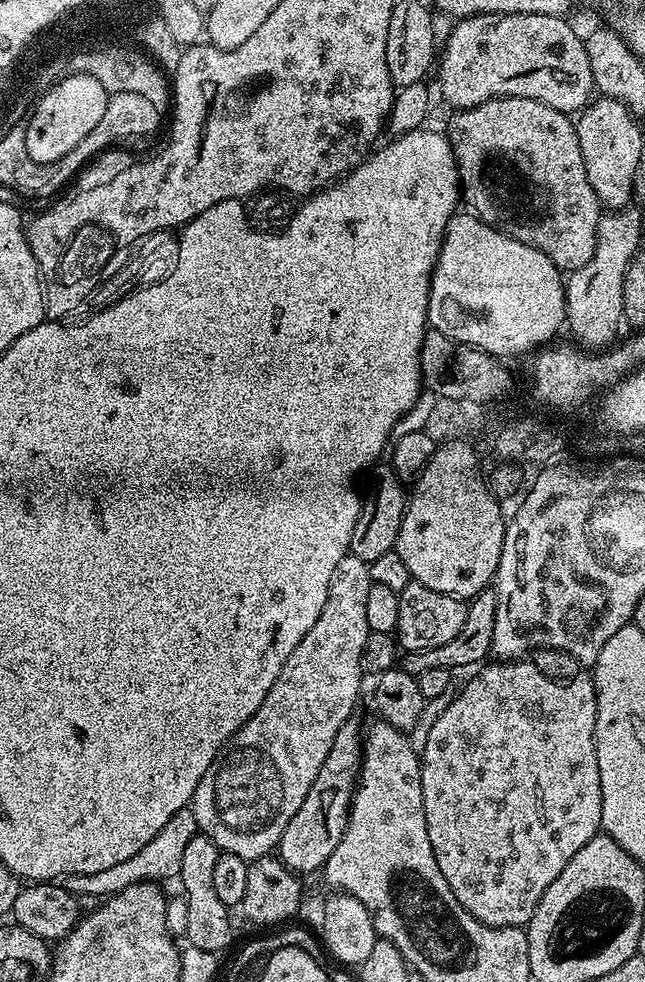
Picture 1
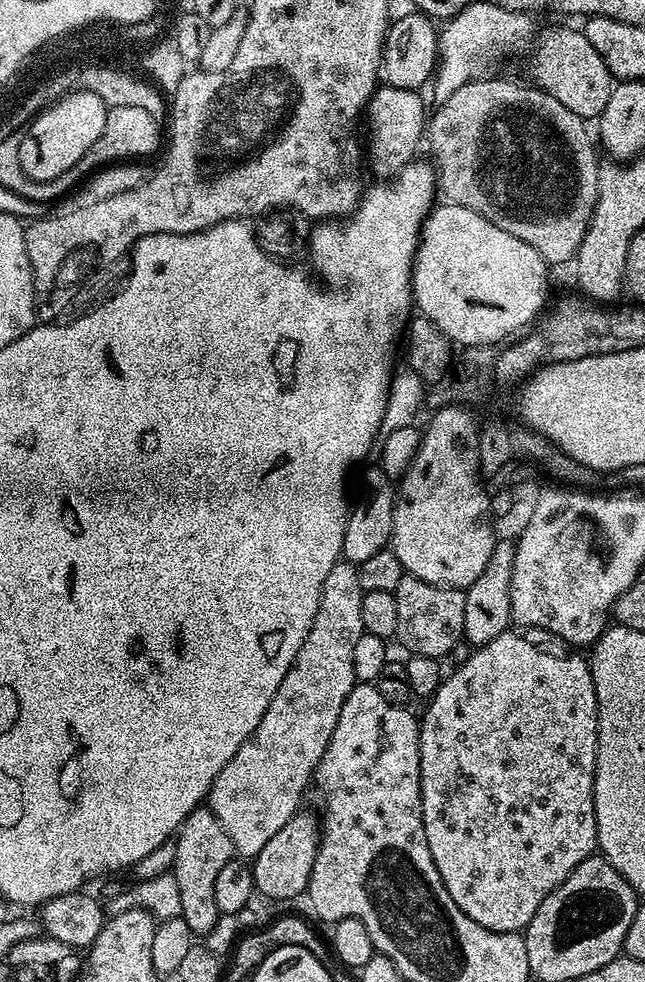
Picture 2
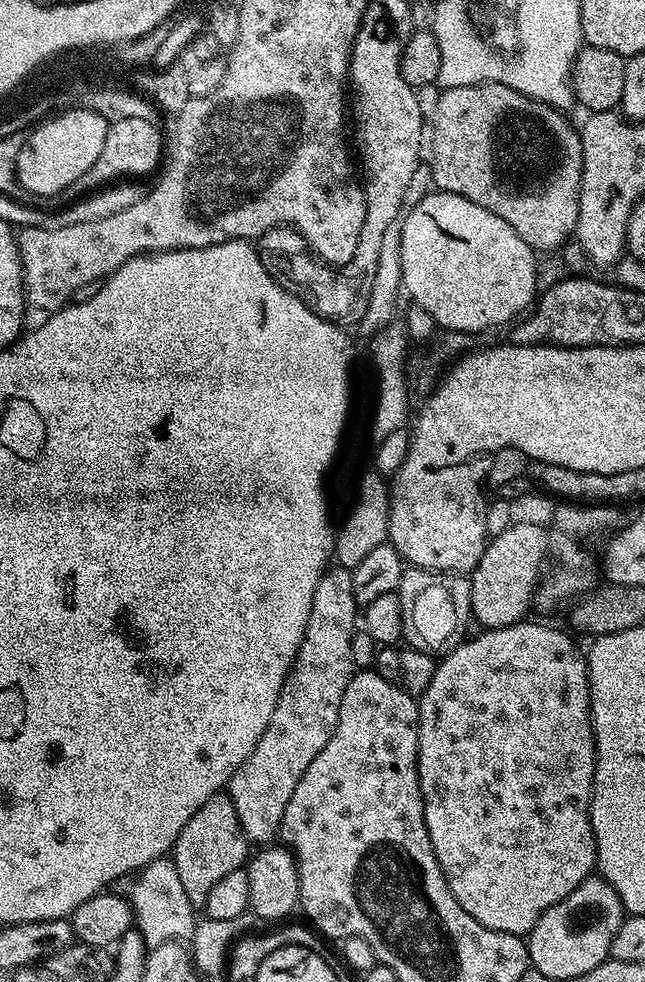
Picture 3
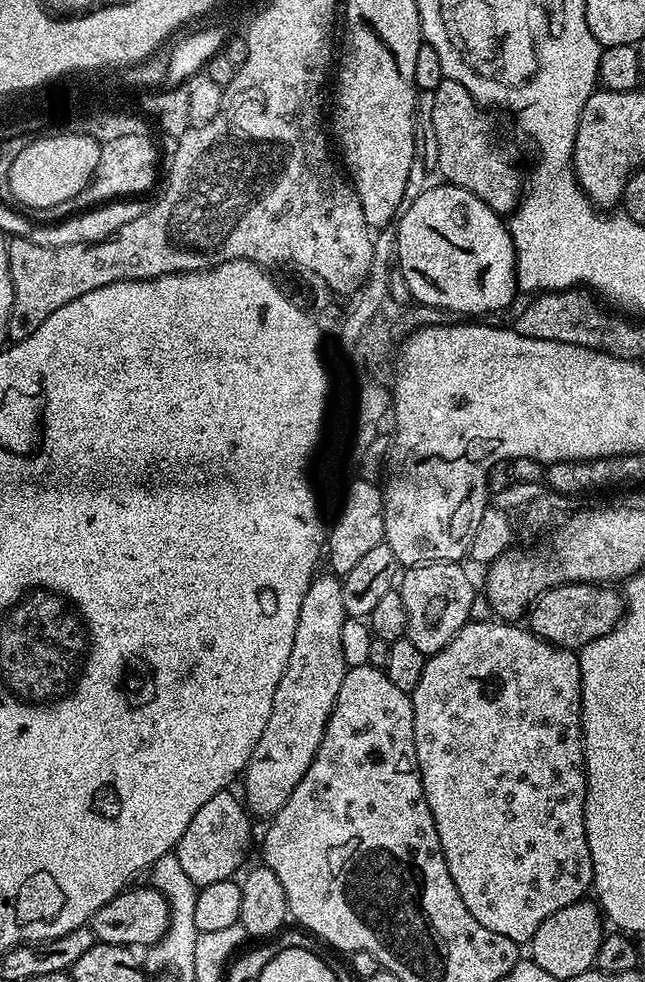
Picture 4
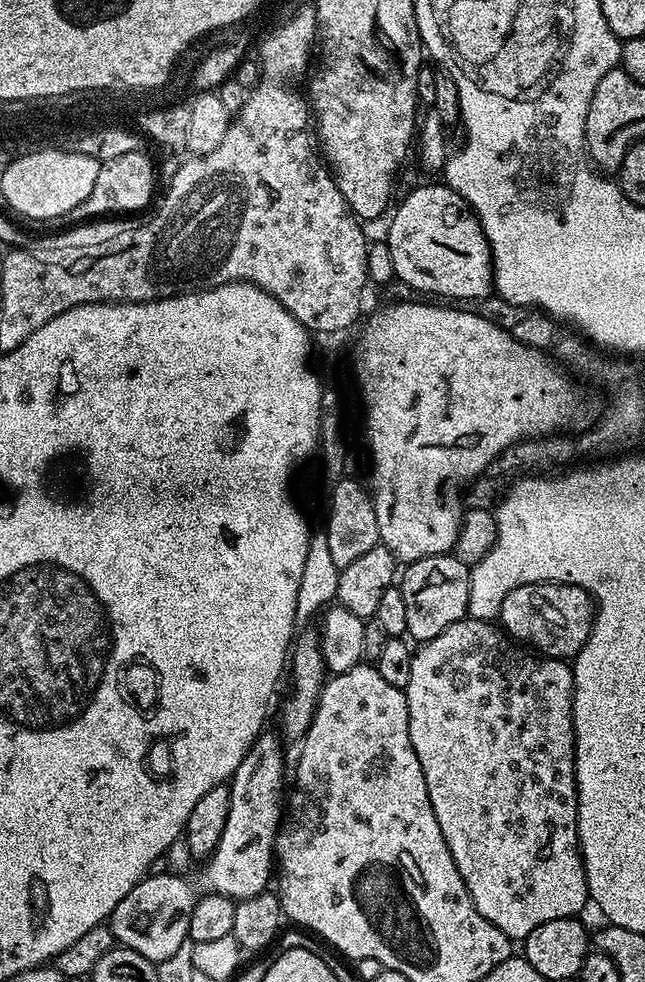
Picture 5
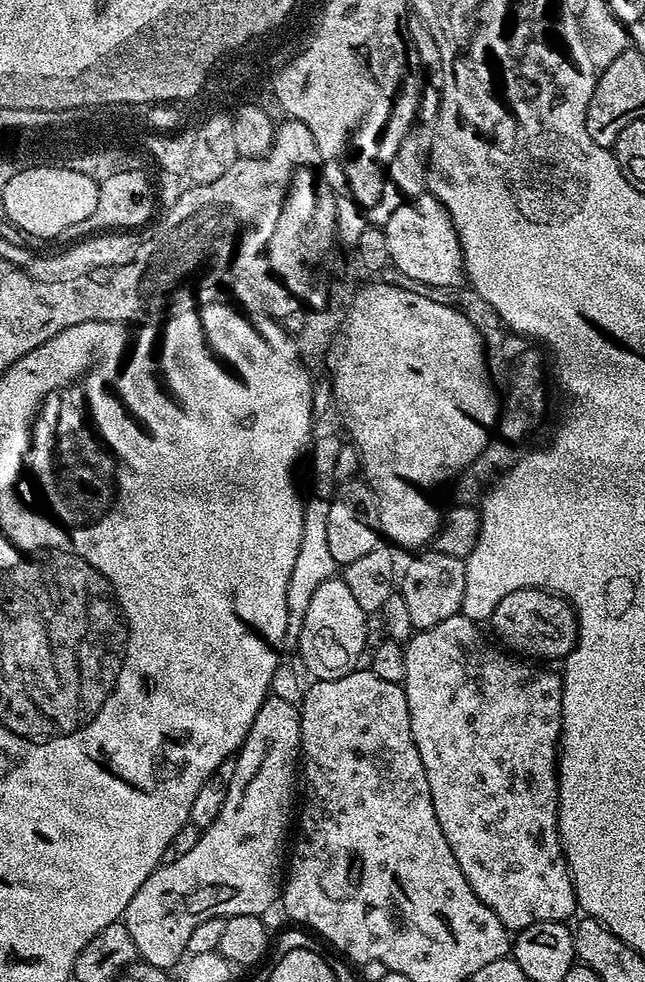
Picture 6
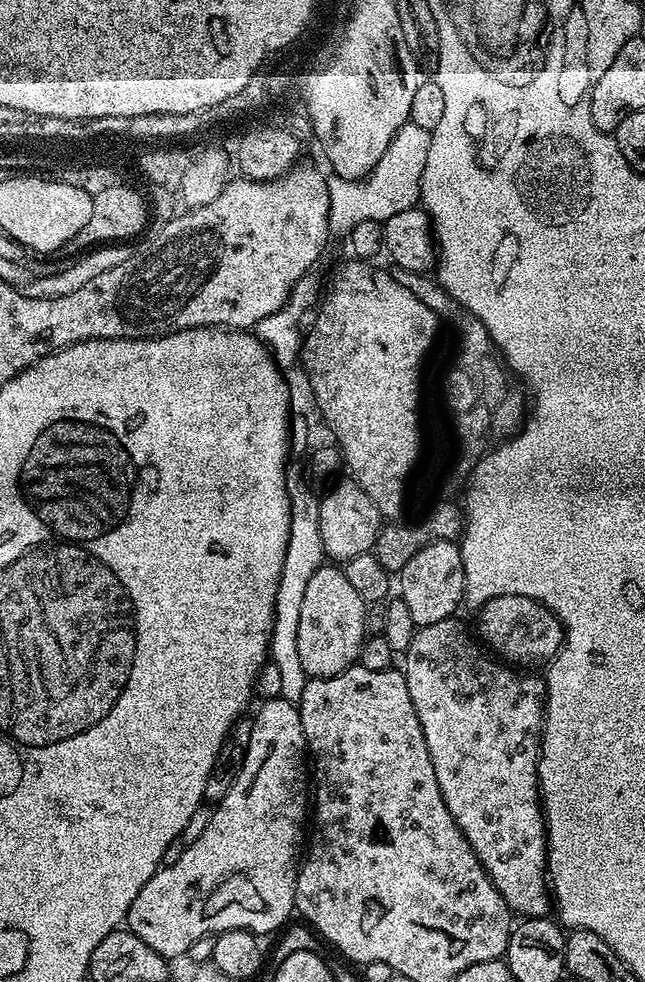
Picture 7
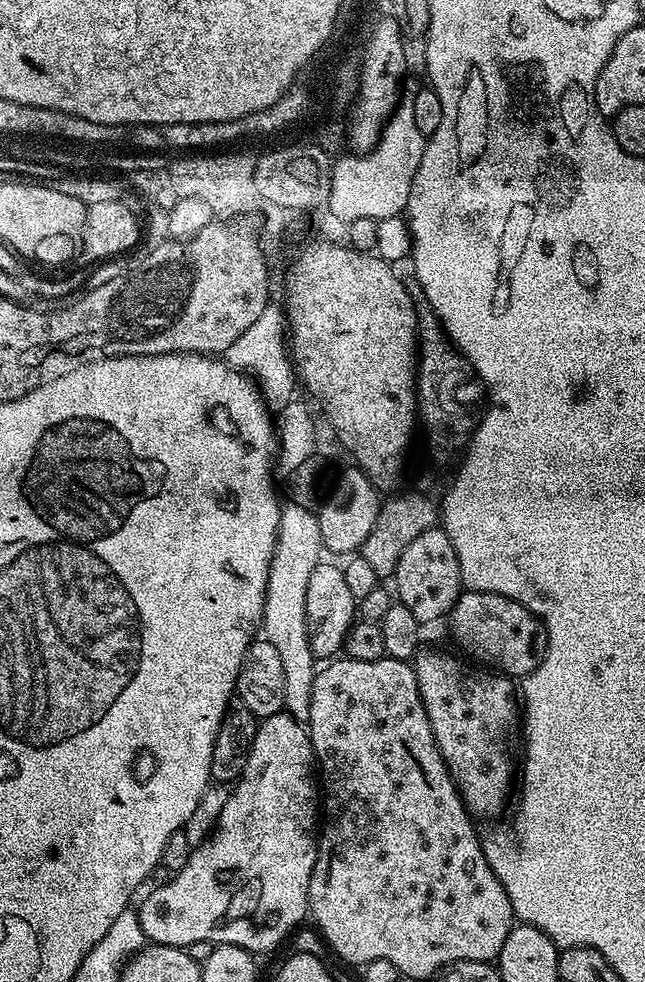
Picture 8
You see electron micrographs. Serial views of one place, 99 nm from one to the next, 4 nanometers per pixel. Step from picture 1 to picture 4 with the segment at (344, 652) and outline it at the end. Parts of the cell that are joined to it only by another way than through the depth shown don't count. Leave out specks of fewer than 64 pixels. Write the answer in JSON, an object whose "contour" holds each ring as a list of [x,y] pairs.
{"contour":[[[335,574],[327,575],[317,575],[306,590],[306,598],[302,598],[302,610],[298,610],[298,630],[294,630],[294,646],[290,650],[290,662],[286,662],[286,670],[278,682],[278,690],[274,690],[274,706],[270,706],[270,718],[266,722],[266,730],[262,730],[262,738],[258,738],[258,746],[254,746],[252,756],[242,773],[242,781],[244,780],[242,799],[253,817],[275,816],[290,798],[294,786],[302,782],[306,770],[310,770],[310,762],[314,762],[314,754],[318,754],[318,746],[322,742],[322,734],[326,730],[330,714],[334,710],[338,690],[342,690],[342,678],[346,671],[342,628],[346,621],[346,613],[342,606],[341,577]]]}

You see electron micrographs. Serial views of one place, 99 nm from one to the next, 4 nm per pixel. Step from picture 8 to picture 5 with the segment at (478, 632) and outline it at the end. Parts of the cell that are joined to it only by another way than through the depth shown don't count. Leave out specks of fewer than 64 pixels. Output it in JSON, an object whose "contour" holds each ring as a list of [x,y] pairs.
{"contour":[[[523,584],[502,598],[498,624],[509,637],[545,657],[574,658],[590,638],[595,619],[596,605],[591,594],[582,590],[582,586]]]}

